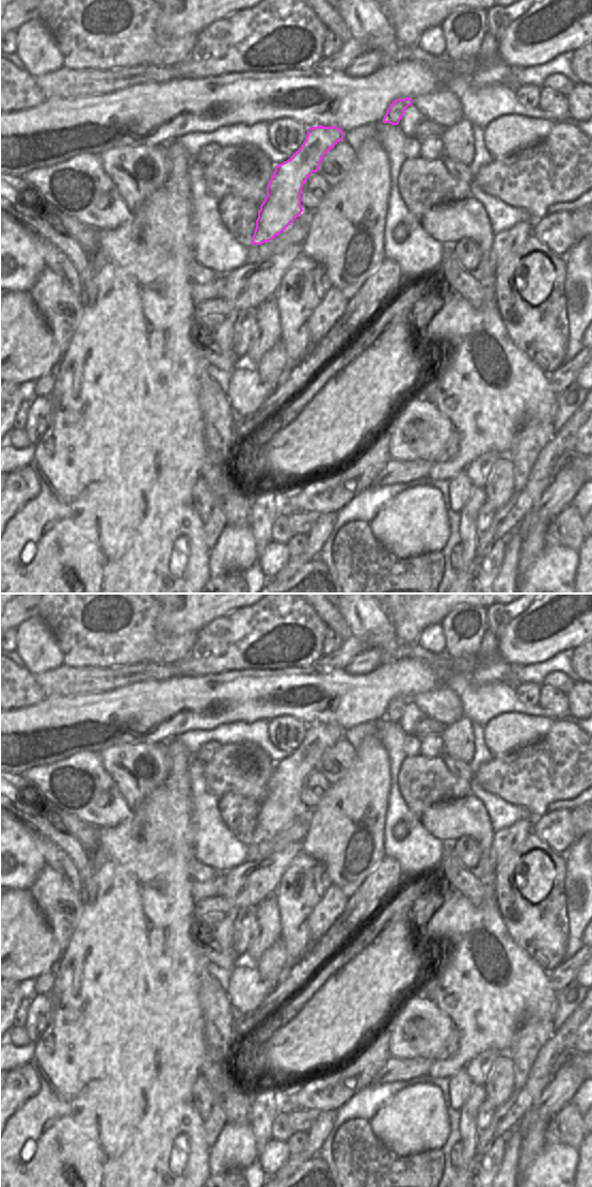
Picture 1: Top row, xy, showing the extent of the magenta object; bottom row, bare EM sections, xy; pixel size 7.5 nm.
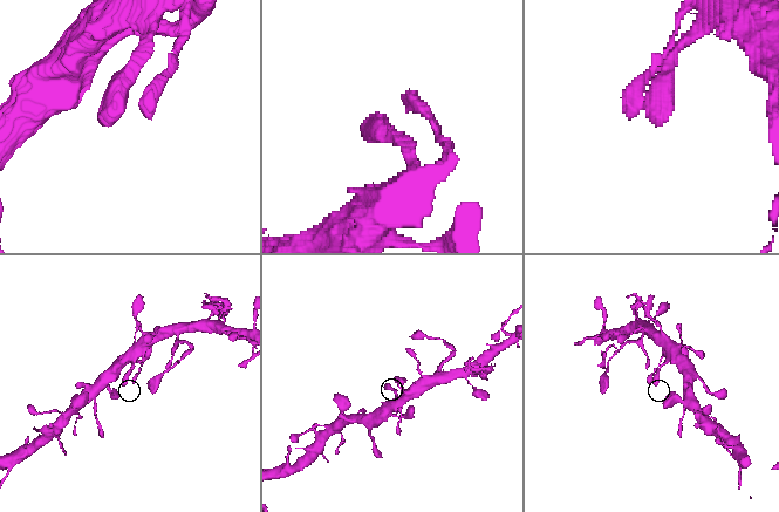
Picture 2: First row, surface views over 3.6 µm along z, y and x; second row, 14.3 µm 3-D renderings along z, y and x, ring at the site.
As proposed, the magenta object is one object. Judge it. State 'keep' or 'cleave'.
keep

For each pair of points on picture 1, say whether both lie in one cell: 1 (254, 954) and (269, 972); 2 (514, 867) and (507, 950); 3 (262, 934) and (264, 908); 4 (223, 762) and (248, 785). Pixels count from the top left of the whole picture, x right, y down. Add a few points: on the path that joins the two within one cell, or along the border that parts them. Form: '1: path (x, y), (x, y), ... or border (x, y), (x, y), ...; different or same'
1: border (275, 940), (255, 965); different
2: border (498, 908), (509, 936), (524, 951); different
3: path (264, 928), (264, 915); same
4: path (229, 769), (241, 778); same

